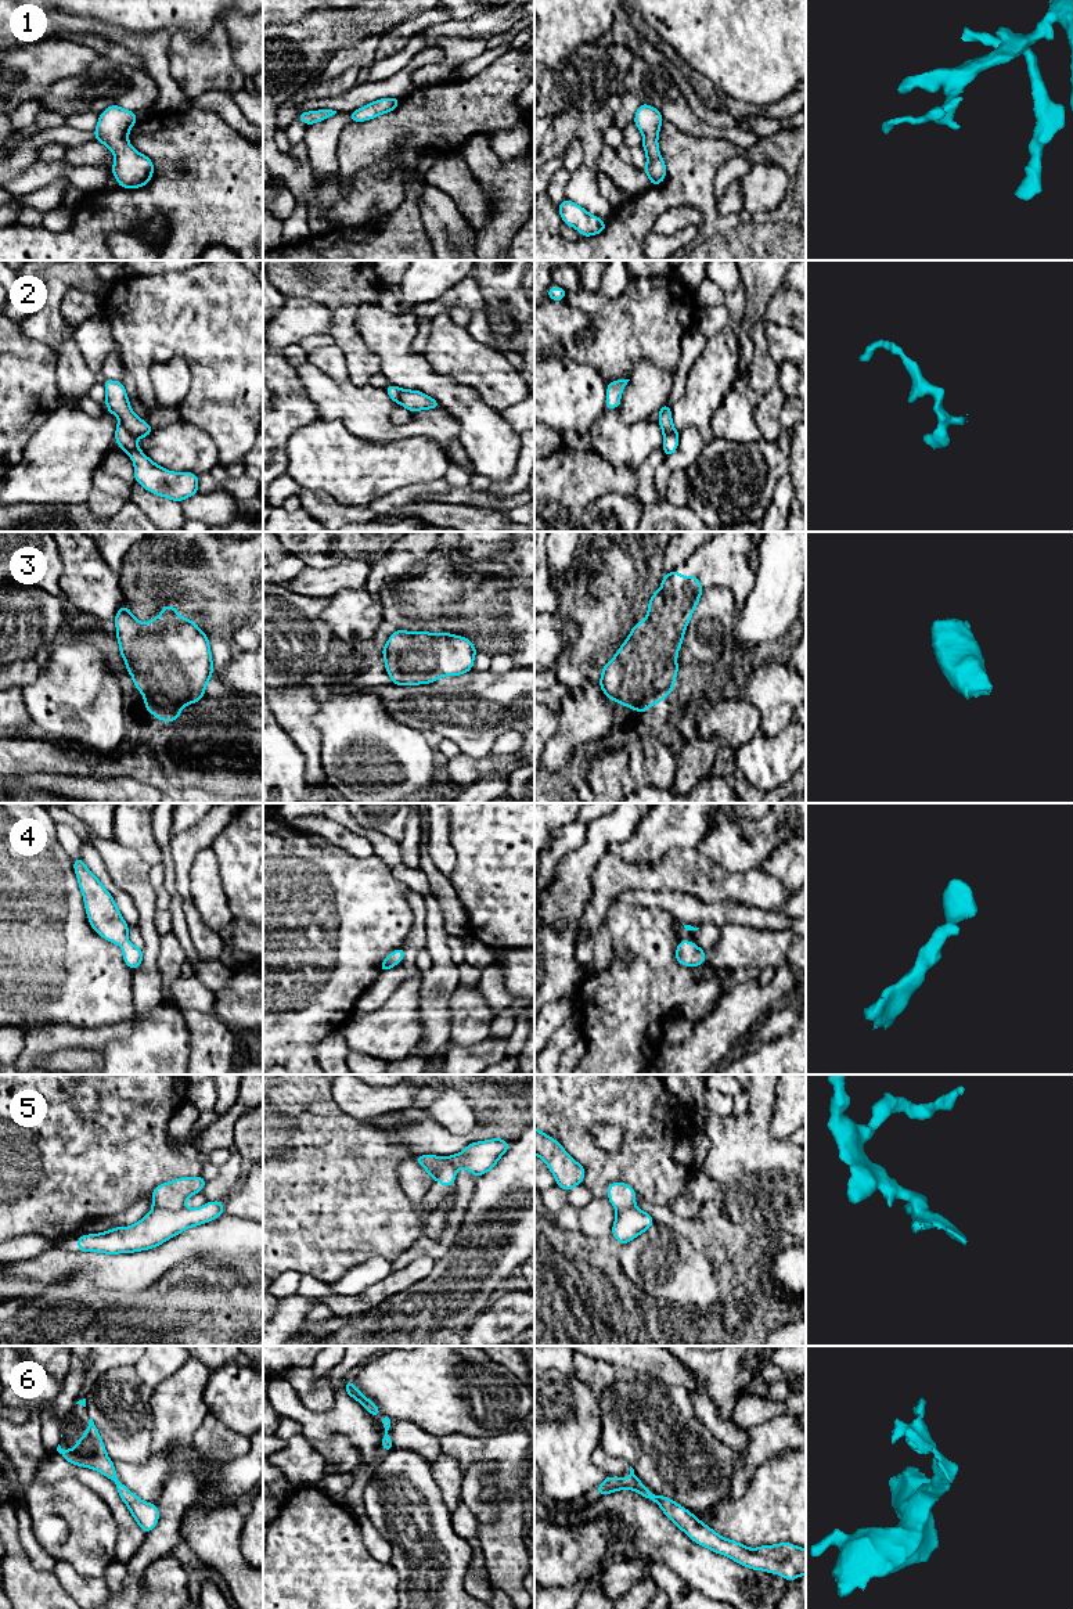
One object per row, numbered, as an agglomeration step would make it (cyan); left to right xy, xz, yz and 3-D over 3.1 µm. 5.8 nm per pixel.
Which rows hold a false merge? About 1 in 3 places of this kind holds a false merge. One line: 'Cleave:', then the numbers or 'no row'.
Cleave: 5

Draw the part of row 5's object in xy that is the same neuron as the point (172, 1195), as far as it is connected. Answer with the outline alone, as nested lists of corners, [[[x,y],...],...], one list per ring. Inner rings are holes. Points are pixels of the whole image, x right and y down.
[[[183,1177],[161,1184],[151,1192],[152,1210],[180,1210],[186,1201],[202,1191],[206,1180],[204,1177]]]

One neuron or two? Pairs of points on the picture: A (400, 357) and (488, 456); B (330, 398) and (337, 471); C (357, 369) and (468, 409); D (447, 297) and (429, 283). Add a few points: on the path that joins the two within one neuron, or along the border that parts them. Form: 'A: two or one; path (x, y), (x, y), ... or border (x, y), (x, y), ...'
A: one; path (427, 381), (440, 388), (482, 429)
B: two; border (320, 417), (338, 420), (352, 434), (360, 436)
C: two; border (366, 342), (378, 357), (381, 371)
D: two; border (470, 274), (435, 299), (413, 306)

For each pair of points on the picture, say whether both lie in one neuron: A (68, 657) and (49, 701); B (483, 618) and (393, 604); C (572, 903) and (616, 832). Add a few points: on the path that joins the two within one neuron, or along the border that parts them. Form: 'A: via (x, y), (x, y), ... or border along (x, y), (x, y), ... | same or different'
A: via (68, 668), (68, 681), (60, 690) | same
B: via (461, 604), (416, 604) | same
C: via (572, 884), (575, 870), (597, 846) | same

